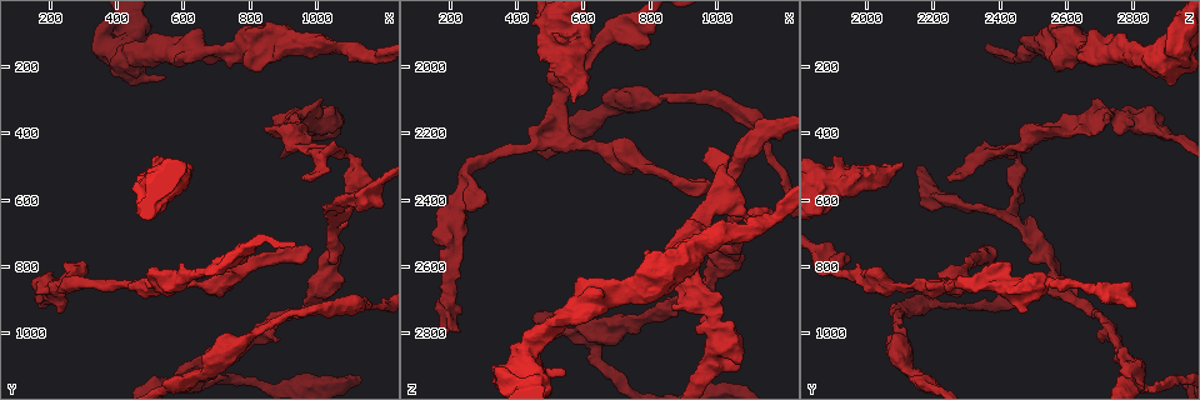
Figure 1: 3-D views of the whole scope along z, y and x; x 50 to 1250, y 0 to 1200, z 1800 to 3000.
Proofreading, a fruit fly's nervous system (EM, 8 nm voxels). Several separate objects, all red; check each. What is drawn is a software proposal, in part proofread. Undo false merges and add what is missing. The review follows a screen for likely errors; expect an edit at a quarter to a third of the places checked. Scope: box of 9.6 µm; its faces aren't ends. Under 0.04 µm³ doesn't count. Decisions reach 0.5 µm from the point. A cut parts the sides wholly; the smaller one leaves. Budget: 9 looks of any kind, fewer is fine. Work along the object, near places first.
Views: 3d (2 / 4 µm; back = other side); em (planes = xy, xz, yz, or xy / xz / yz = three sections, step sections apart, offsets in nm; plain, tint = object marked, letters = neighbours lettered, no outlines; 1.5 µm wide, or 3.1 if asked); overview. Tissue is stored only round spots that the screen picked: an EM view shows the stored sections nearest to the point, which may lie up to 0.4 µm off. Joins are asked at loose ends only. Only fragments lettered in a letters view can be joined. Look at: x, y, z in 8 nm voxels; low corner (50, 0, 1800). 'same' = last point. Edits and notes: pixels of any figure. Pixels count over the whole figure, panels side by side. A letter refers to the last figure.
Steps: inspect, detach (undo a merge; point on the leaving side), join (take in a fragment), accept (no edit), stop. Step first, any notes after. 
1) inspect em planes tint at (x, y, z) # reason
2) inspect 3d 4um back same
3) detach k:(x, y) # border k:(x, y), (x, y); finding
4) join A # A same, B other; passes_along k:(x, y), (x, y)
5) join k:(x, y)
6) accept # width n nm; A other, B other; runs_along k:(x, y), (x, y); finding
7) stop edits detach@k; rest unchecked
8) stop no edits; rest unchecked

inspect 3d 4um at (1020, 300, 2700) # an open end

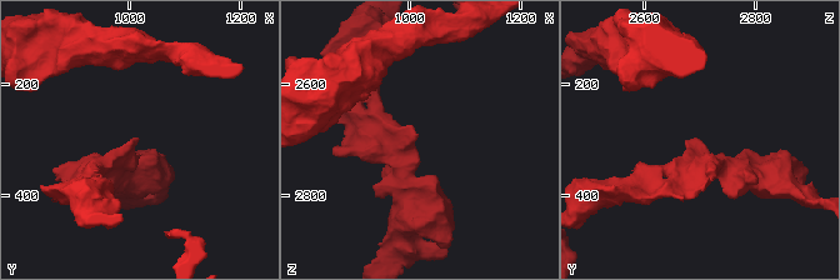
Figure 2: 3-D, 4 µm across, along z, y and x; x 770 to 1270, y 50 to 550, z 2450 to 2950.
inspect em yz step 8 tint at (1015, 295, 2690) # now the EM

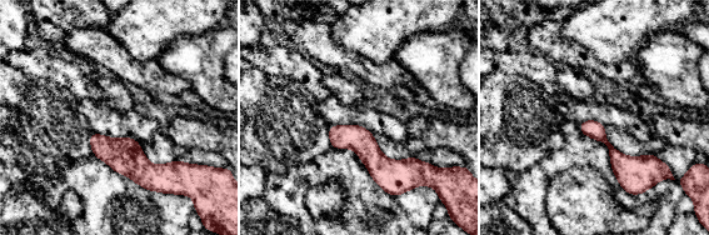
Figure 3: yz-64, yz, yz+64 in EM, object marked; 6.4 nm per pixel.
inspect em planes letters same # cut it another way

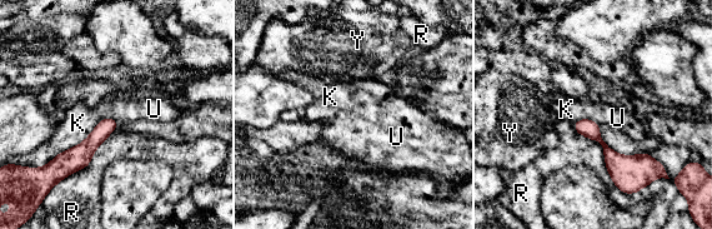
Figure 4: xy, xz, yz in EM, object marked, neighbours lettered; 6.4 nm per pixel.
accept # K other, R other, U other, Y other; runs_along 4:(578, 124), (605, 145), (620, 183); no lettered fragment goes on from it

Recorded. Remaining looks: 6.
inspect 3d 2um back at (580, 500, 2100) # thick end

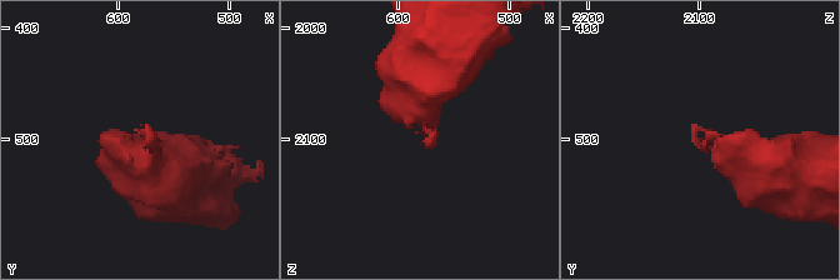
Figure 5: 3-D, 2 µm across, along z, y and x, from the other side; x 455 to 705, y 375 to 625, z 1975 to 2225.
inspect em planes letters at (574, 490, 2108)

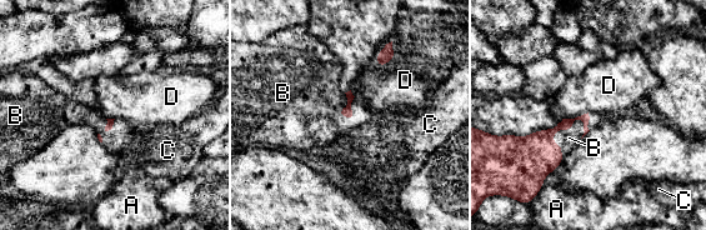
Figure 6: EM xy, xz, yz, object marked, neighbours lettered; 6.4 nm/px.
join 6:(569, 138) # A other, B same, C other, D other; passes_along 6:(524, 161), (552, 135), (569, 138); it goes on there

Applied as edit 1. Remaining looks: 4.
inspect 3d 2um at (1080, 140, 2510) # a narrow waist

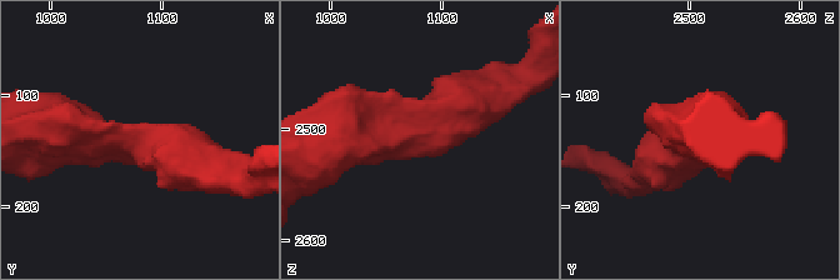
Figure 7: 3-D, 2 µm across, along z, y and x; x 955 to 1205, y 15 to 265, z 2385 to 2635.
inspect em planes letters at (1078, 148, 2504) # arm_widths 240, 440 nm

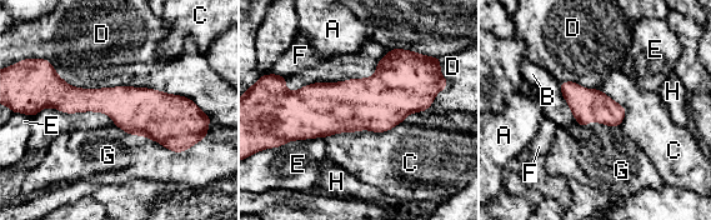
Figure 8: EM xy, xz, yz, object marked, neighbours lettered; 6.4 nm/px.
accept # A other, B other, C other, D other, E other, F other, G other, H other; border 8:(404, 120), (384, 131), (325, 136); continuous, no second neuron

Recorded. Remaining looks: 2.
inspect em xz step 8 letters at (1060, 360, 2890) # stops while still wide

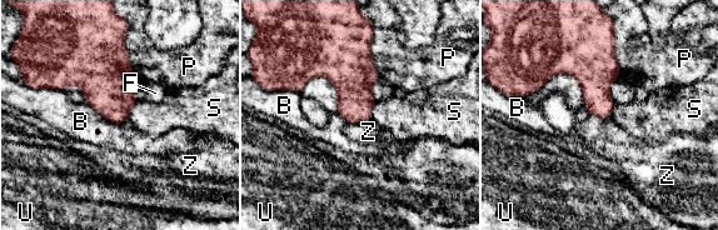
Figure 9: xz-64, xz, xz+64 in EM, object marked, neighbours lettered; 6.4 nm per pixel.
inspect em planes letters same

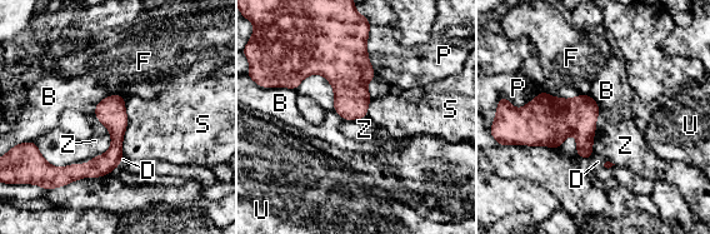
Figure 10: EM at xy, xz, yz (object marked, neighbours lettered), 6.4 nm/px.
accept # B other, D other, F other, P other, S other, U other, Z other; runs_along 10:(121, 99), (116, 149), (59, 172); no lettered fragment goes on from it

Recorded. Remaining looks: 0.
stop edits join@6; rest unchecked

